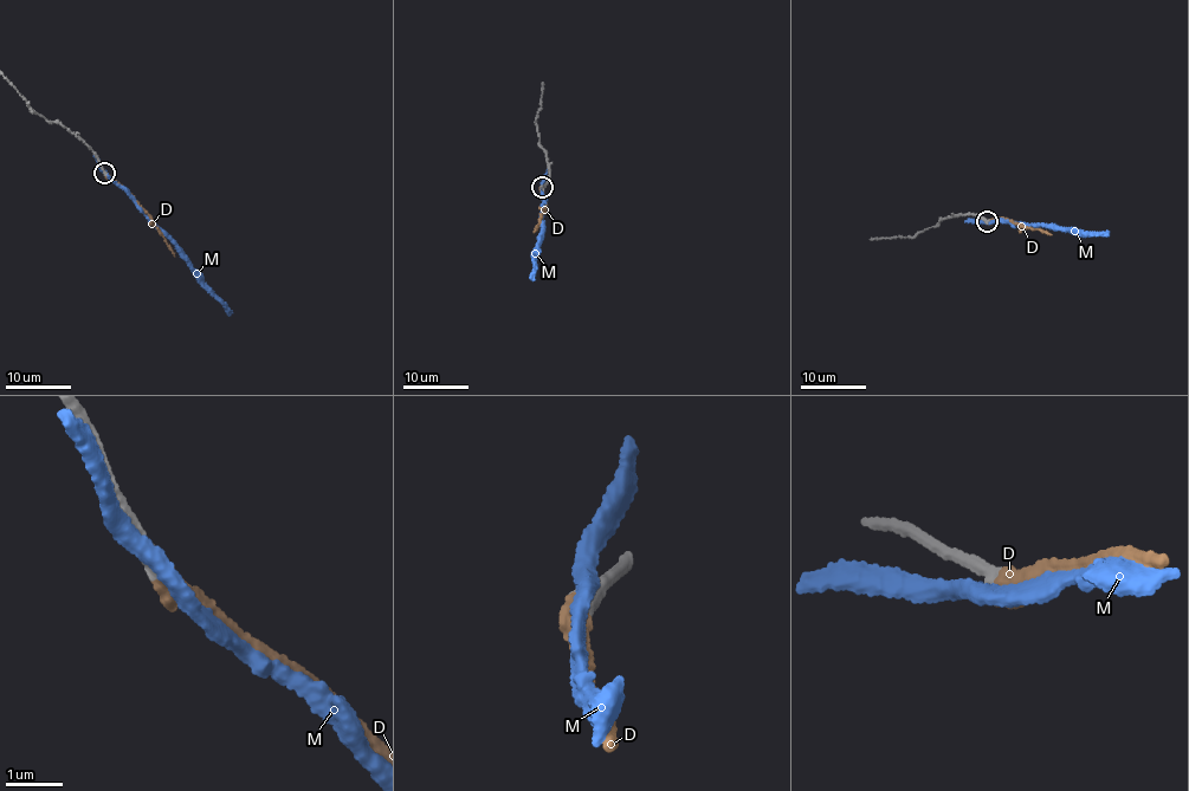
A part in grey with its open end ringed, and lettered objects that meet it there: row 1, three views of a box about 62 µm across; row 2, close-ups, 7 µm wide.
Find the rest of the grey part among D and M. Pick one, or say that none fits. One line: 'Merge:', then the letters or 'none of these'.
Merge: D

